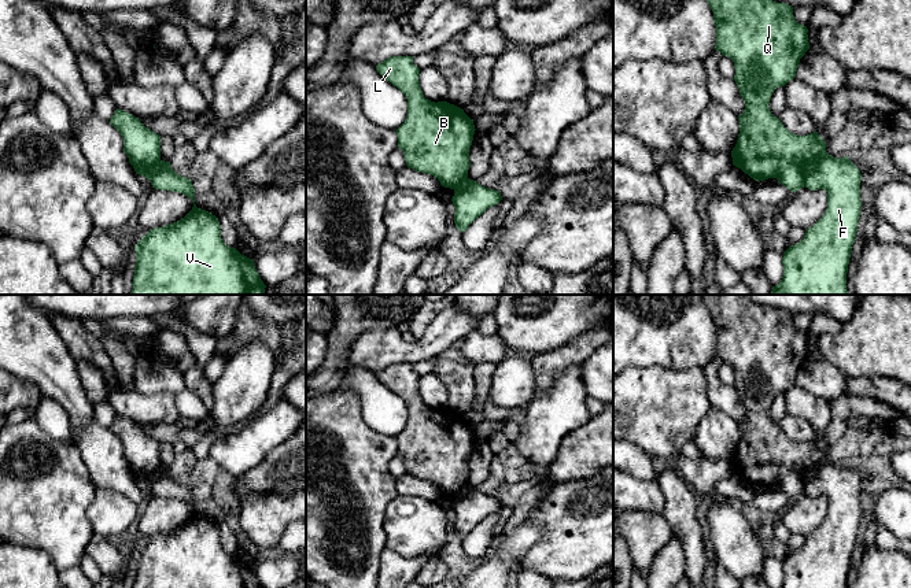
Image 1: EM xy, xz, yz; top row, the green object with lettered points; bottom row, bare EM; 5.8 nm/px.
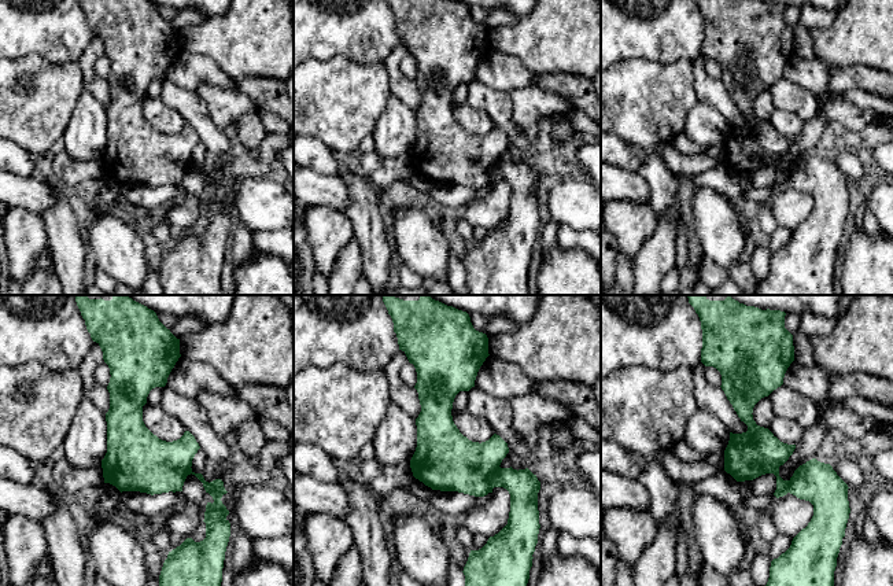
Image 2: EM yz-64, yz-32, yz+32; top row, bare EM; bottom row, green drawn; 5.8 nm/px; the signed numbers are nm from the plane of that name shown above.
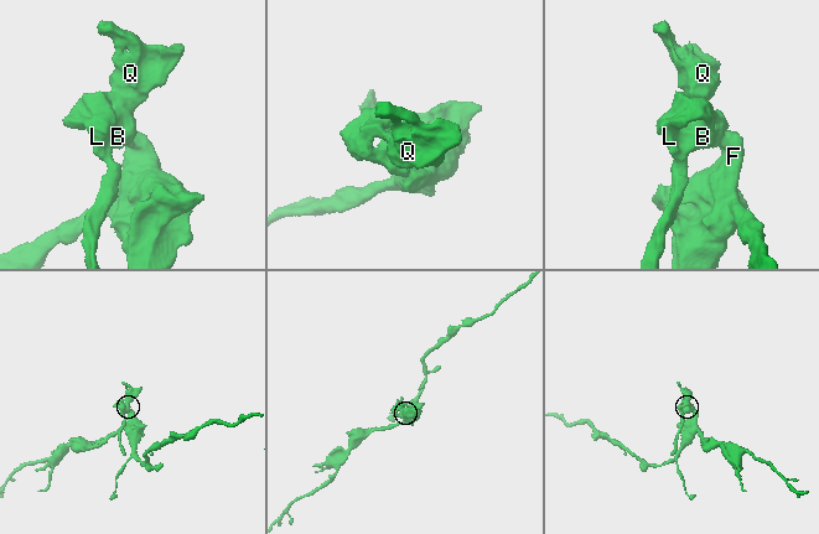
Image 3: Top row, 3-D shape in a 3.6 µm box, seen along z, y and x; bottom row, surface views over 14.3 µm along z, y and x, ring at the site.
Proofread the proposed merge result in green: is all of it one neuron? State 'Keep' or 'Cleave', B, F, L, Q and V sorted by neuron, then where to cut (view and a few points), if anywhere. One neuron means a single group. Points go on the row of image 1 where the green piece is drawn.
Cleave. Groups: B L Q / F V. Split along yz (825, 151), (807, 167), (804, 185)

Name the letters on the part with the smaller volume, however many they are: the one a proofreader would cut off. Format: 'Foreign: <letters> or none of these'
Foreign: B, L, Q

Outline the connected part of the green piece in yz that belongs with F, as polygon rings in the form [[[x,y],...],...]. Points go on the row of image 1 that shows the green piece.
[[[818,156],[805,170],[805,188],[827,192],[827,208],[804,238],[783,252],[783,277],[771,295],[848,295],[847,273],[860,217],[862,174],[848,156]]]

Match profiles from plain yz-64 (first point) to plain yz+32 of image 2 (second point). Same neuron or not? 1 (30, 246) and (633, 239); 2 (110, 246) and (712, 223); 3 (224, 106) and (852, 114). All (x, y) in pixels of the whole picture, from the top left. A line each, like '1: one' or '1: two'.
1: one
2: one
3: two

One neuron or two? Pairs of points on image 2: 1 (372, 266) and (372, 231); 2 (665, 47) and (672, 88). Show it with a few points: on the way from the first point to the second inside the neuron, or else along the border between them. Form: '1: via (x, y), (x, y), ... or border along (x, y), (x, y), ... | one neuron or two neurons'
1: via (372, 258), (372, 239) | one neuron
2: border along (637, 58), (661, 62), (687, 59), (690, 62) | two neurons

